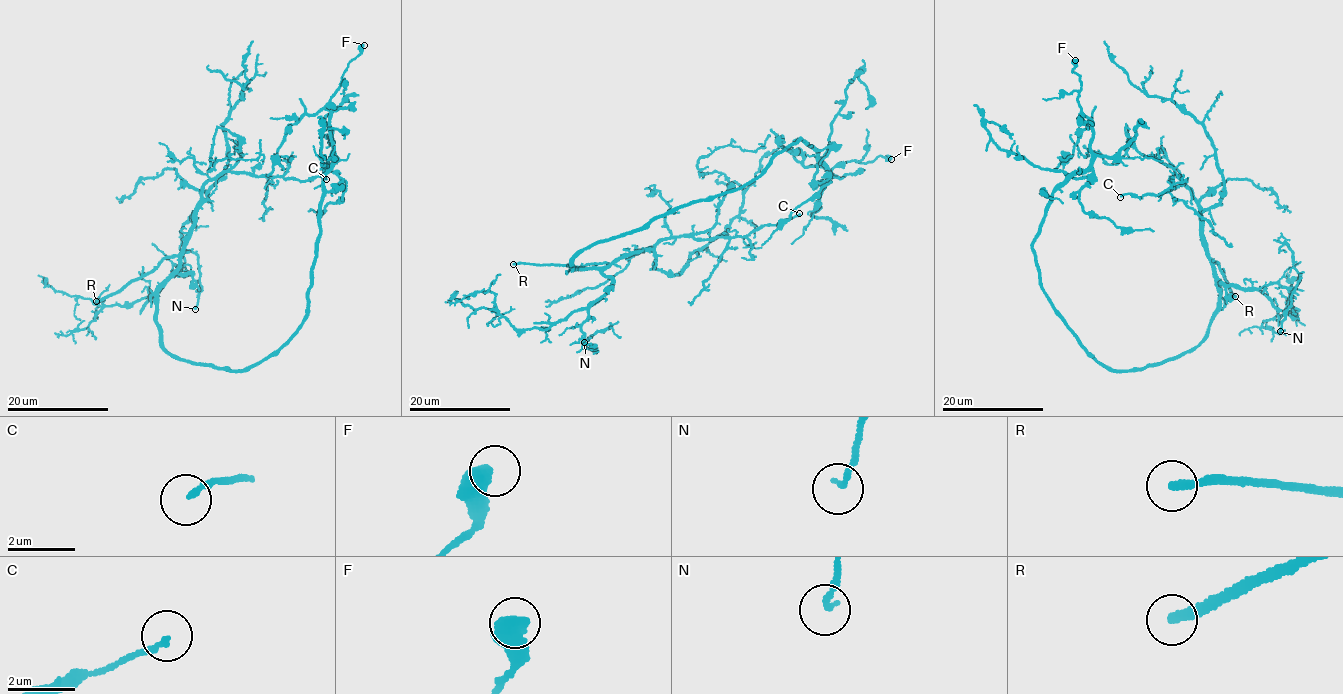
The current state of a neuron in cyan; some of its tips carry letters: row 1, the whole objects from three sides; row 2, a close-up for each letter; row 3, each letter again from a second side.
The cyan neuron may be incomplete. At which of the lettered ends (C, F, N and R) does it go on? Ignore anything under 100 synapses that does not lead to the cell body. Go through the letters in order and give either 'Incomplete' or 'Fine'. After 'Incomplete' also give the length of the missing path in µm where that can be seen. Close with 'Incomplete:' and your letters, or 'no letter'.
C: Fine
F: Fine
N: Fine
R: Incomplete. Missing length about 80 µm
Incomplete: R

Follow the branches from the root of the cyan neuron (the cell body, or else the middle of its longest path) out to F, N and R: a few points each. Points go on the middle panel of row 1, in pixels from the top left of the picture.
F: (611, 239), (689, 203), (739, 189), (801, 138), (817, 149), (825, 182), (839, 164), (891, 159)
N: (611, 239), (585, 247), (570, 265), (595, 267), (612, 281), (581, 326), (584, 347), (597, 351), (584, 342)
R: (611, 239), (585, 247), (570, 265), (575, 269), (607, 266), (513, 264)

